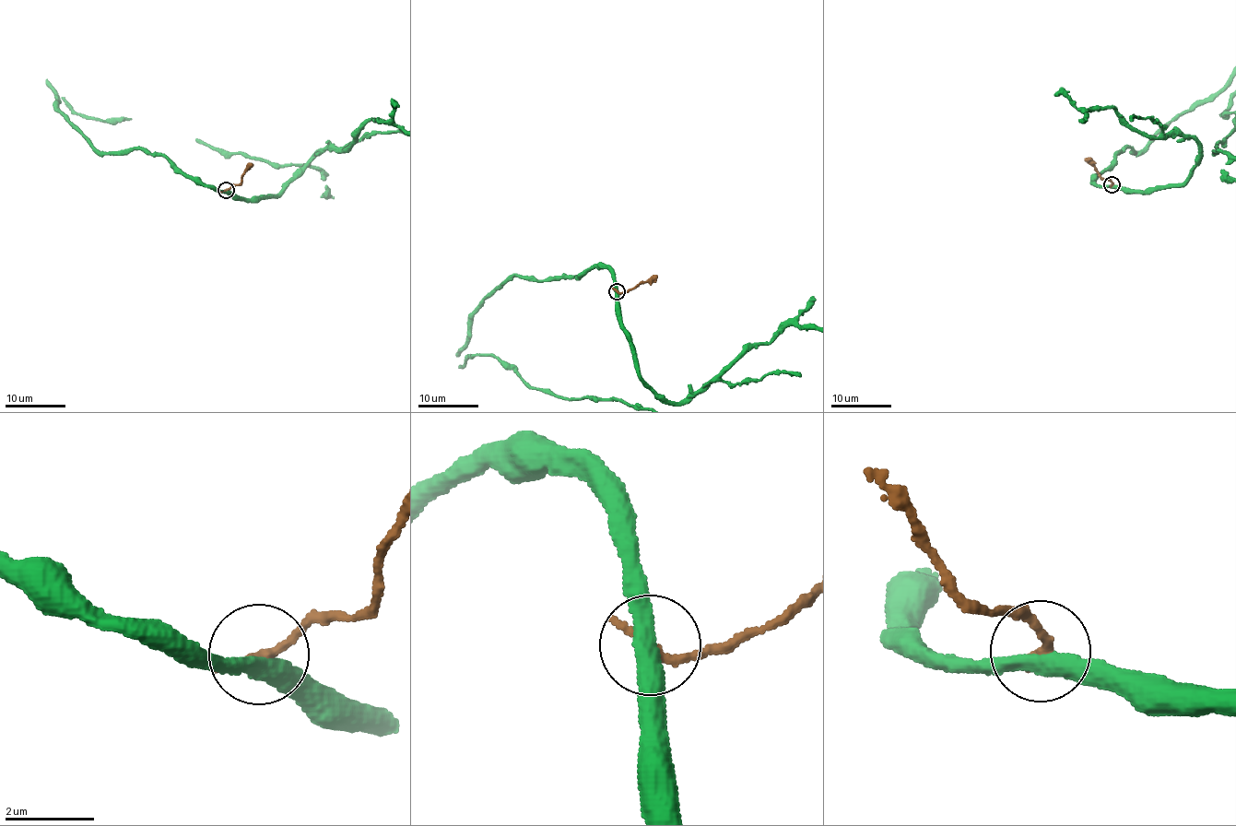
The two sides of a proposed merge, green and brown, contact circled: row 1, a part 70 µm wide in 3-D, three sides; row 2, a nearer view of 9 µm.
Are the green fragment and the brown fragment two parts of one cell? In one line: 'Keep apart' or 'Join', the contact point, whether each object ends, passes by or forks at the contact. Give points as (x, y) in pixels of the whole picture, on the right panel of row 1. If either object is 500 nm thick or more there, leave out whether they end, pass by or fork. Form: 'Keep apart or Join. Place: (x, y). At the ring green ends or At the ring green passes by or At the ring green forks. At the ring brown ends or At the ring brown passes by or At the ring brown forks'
Keep apart. Place: (1112, 184). At the ring green passes by. At the ring brown ends

